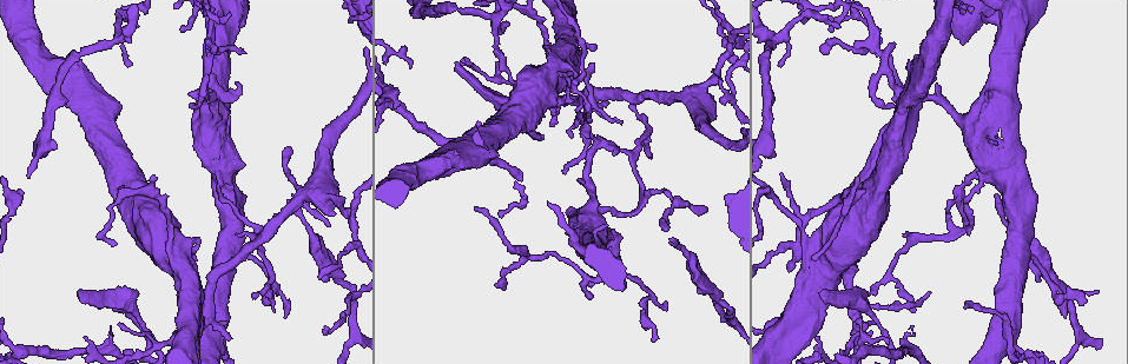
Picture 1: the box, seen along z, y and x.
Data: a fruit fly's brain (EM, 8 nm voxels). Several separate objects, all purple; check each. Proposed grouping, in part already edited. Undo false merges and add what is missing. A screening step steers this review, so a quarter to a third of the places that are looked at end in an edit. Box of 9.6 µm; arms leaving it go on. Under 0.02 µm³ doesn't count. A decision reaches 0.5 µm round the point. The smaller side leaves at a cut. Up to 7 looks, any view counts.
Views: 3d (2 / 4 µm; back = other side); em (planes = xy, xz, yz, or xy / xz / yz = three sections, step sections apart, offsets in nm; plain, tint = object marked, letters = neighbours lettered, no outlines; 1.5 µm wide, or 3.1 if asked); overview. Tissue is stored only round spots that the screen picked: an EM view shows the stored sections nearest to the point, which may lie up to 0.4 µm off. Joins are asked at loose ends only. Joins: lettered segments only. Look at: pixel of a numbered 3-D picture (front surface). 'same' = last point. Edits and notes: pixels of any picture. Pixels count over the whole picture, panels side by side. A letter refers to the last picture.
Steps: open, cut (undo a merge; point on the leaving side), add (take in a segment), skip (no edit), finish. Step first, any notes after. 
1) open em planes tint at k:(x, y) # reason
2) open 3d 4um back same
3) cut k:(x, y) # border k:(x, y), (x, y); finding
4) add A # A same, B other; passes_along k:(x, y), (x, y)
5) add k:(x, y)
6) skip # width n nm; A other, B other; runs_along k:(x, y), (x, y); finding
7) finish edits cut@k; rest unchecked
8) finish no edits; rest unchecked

open em planes plain at 1:(593, 63) # an open end

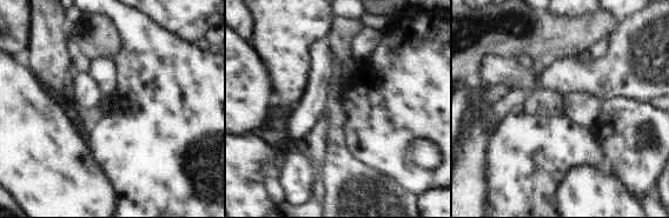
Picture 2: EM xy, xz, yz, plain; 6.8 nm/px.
open em planes letters same

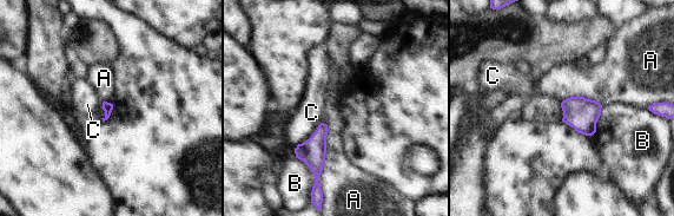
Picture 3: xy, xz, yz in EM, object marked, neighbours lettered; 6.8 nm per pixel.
skip # A other, B other, C other; border 3:(323, 122), (326, 152), (319, 175); none of them fits

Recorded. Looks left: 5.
open em yz step 4 tint at 1:(78, 291) # branch stops here

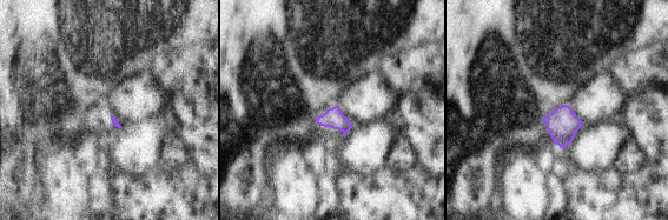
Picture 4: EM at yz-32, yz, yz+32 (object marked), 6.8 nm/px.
open em xz step 4 letters same

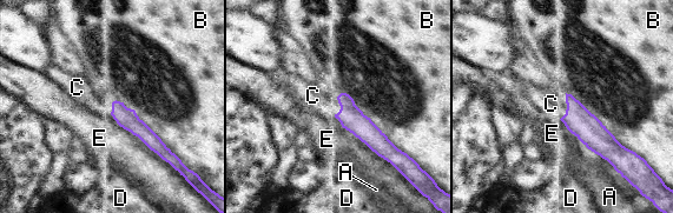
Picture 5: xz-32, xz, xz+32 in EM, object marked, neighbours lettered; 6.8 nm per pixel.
add C # width 140 nm; A other, B other, C same, D other, E other; passes_along 5:(578, 119), (567, 106), (551, 104); it goes on there

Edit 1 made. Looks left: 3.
open em planes tint at 1:(680, 199) # sharp bend

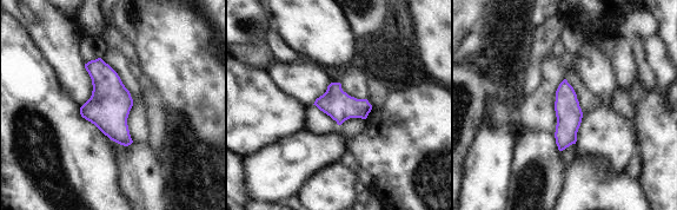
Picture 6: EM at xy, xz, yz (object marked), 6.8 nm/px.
open em planes letters same # what lies round it

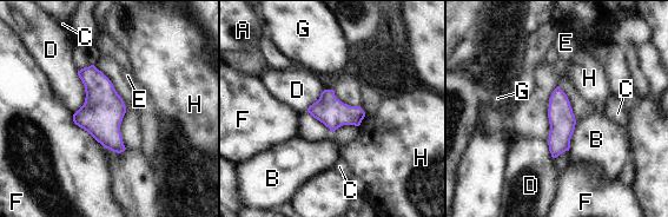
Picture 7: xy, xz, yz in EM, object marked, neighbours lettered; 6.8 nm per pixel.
skip # A other, B other, C other, D other, E other, F other, G other, H other; border 7:(78, 71), (85, 102), (74, 113); all the same neuron

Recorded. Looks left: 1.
finish edits add@5; rest unchecked

